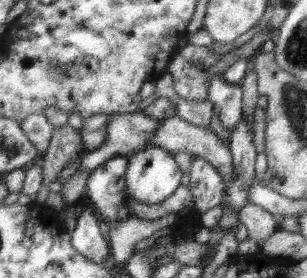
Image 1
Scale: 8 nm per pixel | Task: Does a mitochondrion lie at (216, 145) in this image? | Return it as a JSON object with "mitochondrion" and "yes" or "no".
{"mitochondrion":"no"}

